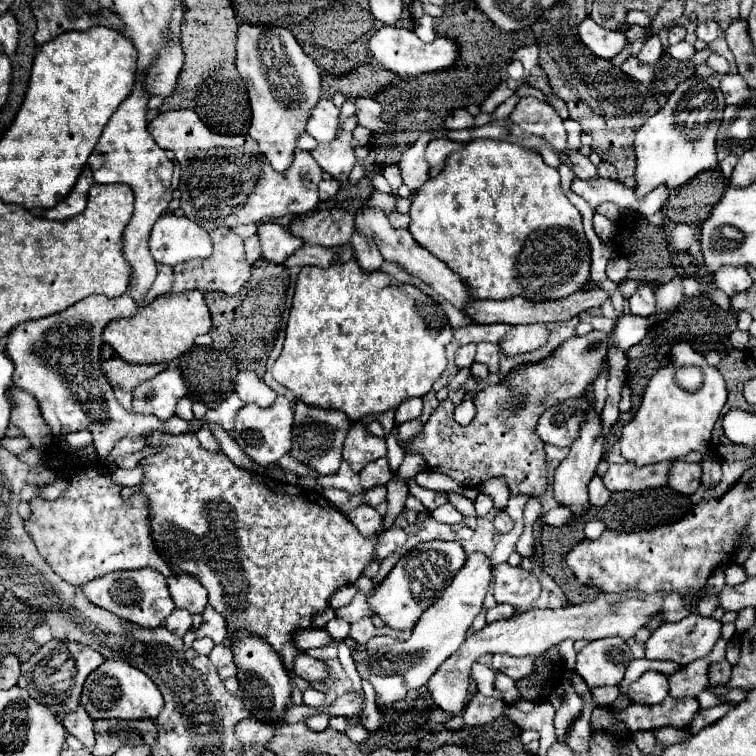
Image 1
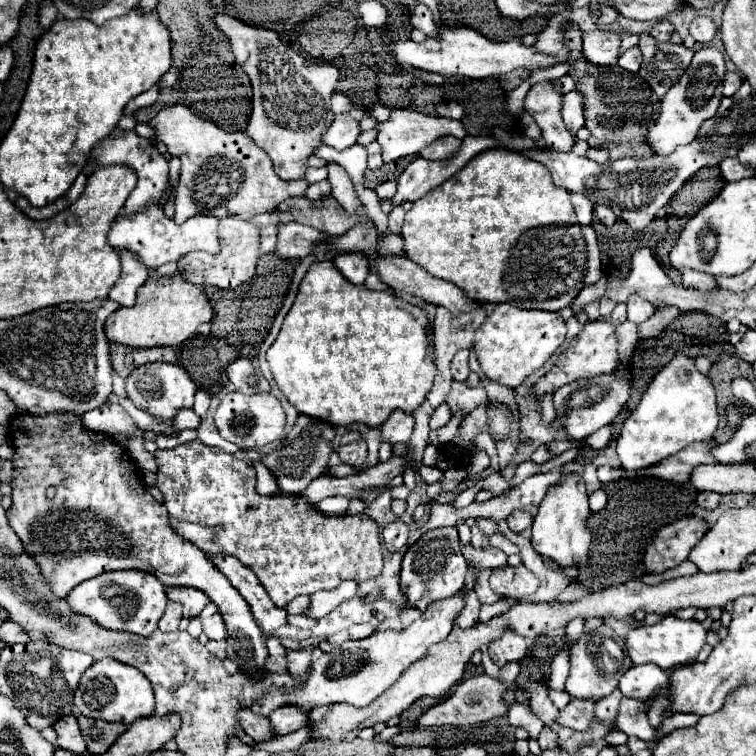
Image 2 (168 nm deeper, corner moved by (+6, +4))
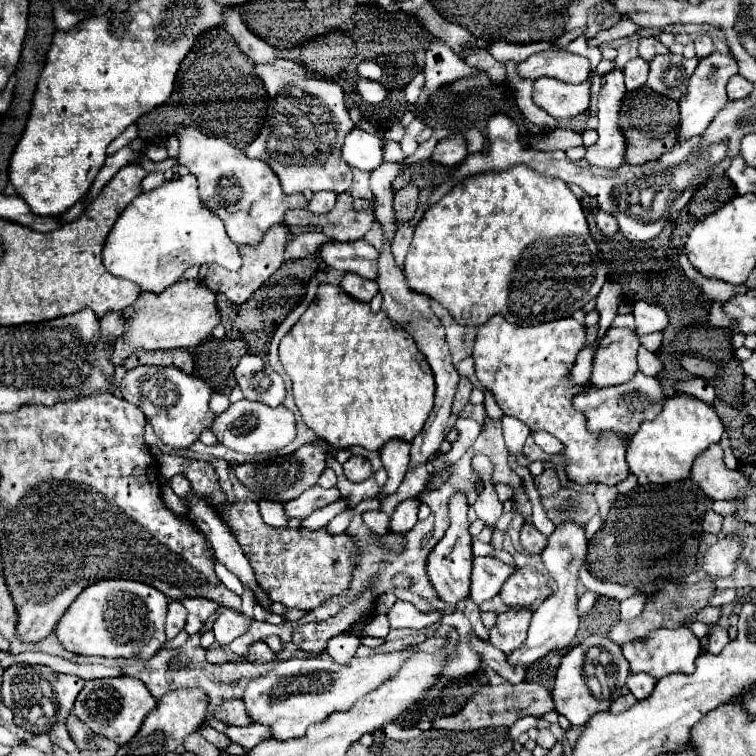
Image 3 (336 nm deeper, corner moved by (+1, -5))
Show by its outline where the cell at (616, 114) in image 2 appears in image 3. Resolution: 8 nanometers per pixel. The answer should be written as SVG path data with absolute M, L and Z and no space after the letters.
M649 87L629 91L627 101L623 101L621 125L623 125L623 135L627 137L625 161L629 165L643 165L655 161L663 153L671 151L679 141L679 103L665 95L655 93Z

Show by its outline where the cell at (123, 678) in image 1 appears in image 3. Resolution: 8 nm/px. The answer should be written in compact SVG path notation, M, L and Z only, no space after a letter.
M115 677L115 679L95 679L87 681L81 693L75 699L73 713L97 735L107 737L109 741L115 741L117 745L125 745L133 739L133 735L143 725L145 717L157 707L155 697L151 697L151 691L133 677Z

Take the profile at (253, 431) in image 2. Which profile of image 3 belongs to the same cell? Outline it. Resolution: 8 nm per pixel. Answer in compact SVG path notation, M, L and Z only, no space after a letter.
M241 399L237 403L233 403L227 411L223 411L221 415L215 417L215 423L211 427L211 431L215 433L217 441L233 451L241 451L241 453L269 453L269 451L277 451L285 445L289 445L295 439L295 415L285 407L269 407L265 403L259 401L249 401L249 399Z

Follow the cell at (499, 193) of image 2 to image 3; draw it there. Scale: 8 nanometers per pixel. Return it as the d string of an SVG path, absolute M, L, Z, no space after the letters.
M515 165L509 167L505 171L489 171L489 173L479 173L475 177L465 179L461 185L457 185L451 193L447 193L437 205L433 205L425 217L419 221L419 225L415 227L413 233L413 241L405 259L405 281L407 287L415 293L427 295L431 299L435 299L437 303L441 303L455 321L459 321L459 325L467 325L467 327L479 327L483 325L489 317L493 315L503 315L507 321L511 321L513 325L539 325L539 323L547 323L547 321L555 321L555 319L563 319L563 317L571 317L577 309L583 309L591 299L595 299L605 283L605 275L597 271L595 265L595 257L597 249L595 243L589 235L589 227L587 227L587 219L585 213L581 209L579 199L571 193L571 189L567 187L567 183L563 183L561 179L549 177L549 175L539 175L533 169L527 169L527 165Z

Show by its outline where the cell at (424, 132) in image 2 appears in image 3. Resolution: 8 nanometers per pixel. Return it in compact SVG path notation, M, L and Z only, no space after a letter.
M467 129L463 133L465 133L467 145L469 145L469 153L479 153L485 145L485 137L481 135L481 131L479 129Z

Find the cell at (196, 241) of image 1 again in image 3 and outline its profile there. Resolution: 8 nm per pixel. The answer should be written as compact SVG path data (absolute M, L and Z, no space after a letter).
M191 175L169 179L163 185L159 185L159 189L155 187L135 197L115 221L103 247L103 265L111 275L129 279L137 283L143 291L153 291L153 293L161 293L173 283L177 283L189 267L209 265L209 263L217 263L229 271L235 271L241 267L241 251L227 237L223 221L219 221L219 217L211 213L199 199L197 180Z

